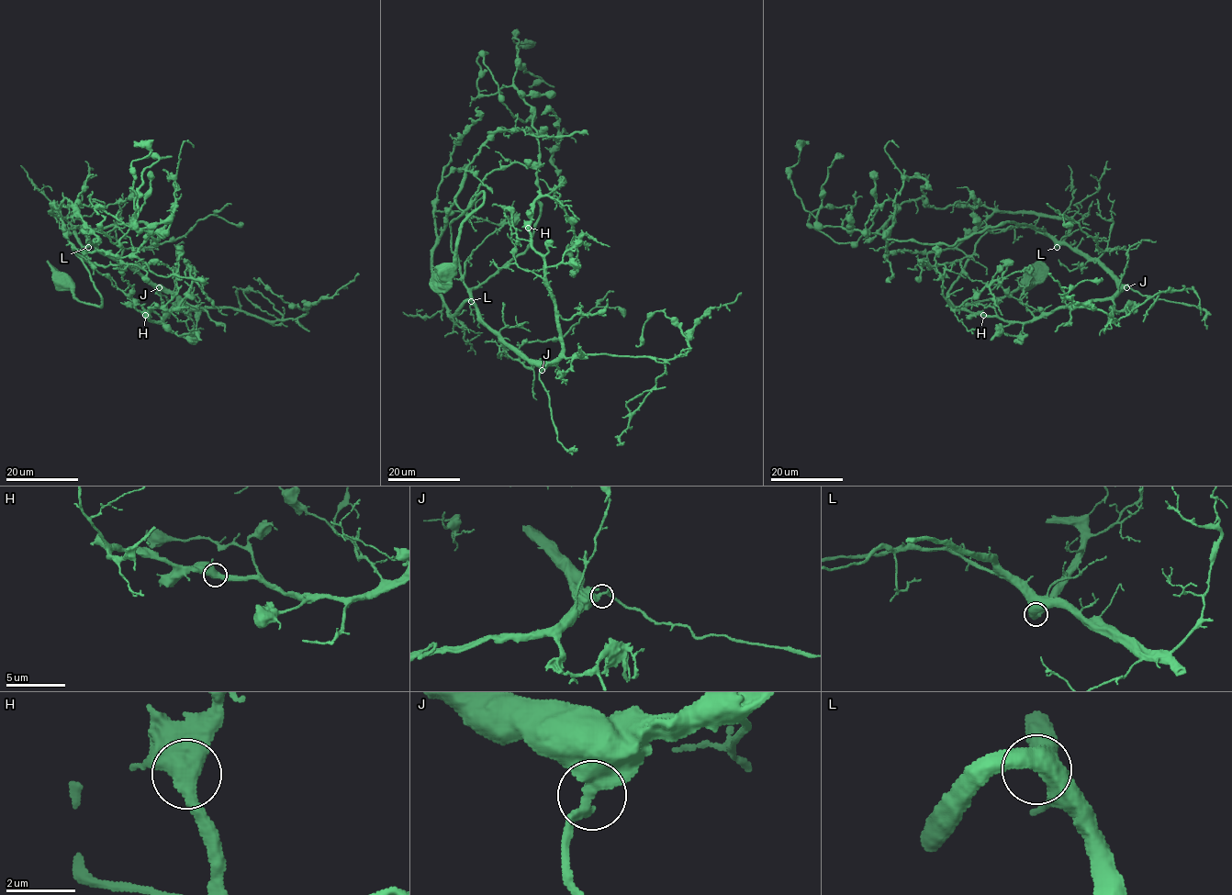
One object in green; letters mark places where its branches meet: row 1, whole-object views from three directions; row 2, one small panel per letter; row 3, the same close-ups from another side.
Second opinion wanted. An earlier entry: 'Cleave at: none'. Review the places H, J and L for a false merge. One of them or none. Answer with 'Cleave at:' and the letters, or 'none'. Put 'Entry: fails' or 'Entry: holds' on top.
Entry: holds
Cleave at: none

